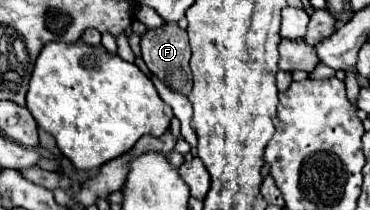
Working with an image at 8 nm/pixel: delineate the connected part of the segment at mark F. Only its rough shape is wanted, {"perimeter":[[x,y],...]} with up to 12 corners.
{"perimeter":[[175,22],[141,36],[147,68],[191,92],[189,38]]}

